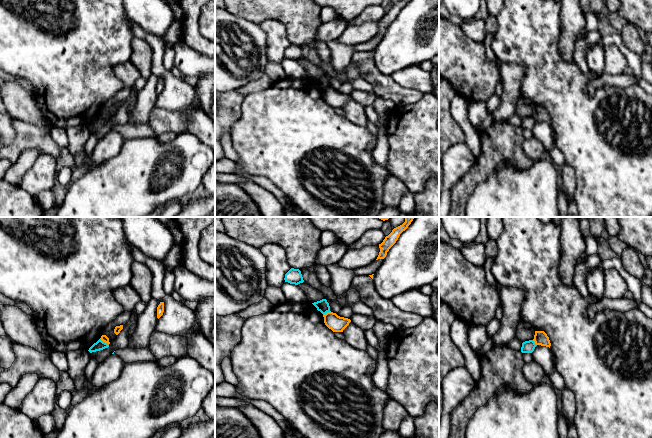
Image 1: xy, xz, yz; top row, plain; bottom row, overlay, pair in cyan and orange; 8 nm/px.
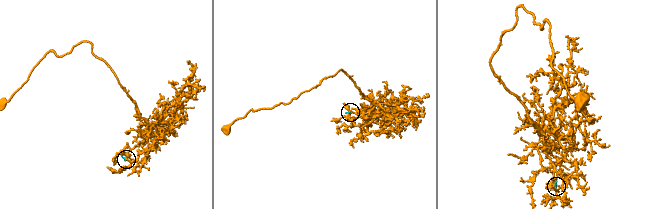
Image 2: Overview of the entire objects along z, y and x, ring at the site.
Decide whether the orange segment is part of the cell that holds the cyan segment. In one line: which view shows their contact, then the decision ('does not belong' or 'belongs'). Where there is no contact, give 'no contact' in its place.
meets cyan in xz; does not belong

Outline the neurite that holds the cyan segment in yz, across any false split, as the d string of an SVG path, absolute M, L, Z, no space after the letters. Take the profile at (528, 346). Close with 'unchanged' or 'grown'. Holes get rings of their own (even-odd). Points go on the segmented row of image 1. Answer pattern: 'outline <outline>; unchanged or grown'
outline M533 340L525 341L522 343L522 353L532 353L537 345Z; unchanged

